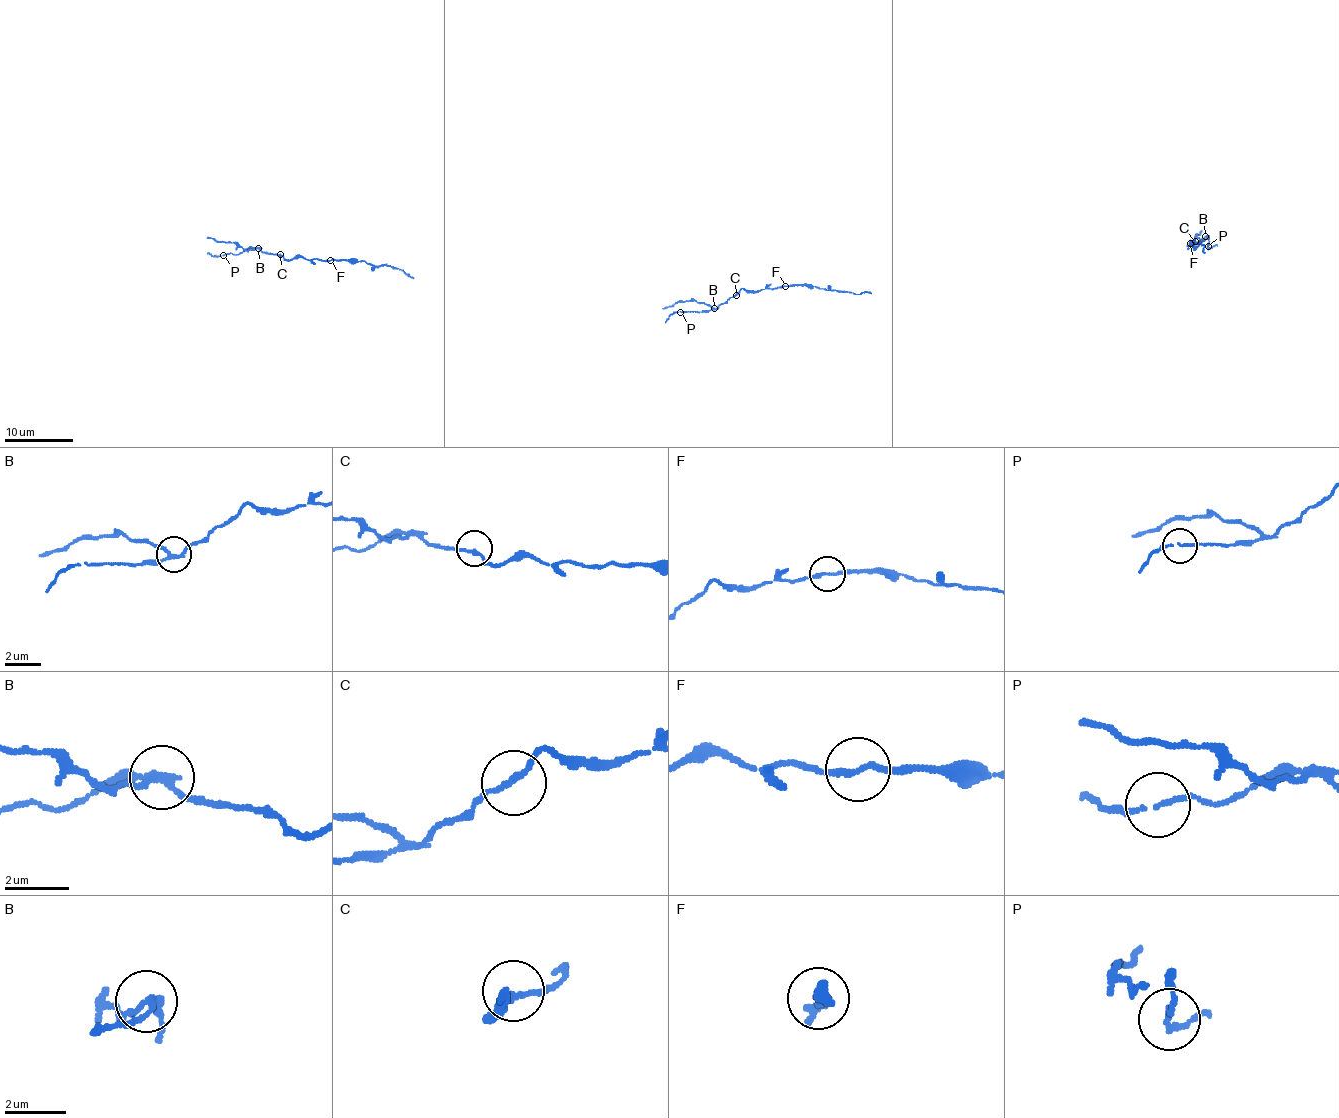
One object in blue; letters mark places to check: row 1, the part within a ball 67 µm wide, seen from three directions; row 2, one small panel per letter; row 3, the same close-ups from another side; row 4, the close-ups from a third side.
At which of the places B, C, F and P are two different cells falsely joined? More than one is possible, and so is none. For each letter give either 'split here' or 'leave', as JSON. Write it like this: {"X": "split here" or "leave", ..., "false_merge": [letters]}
{"B": "split here", "C": "leave", "F": "split here", "P": "leave", "false_merge": ["B", "F"]}

